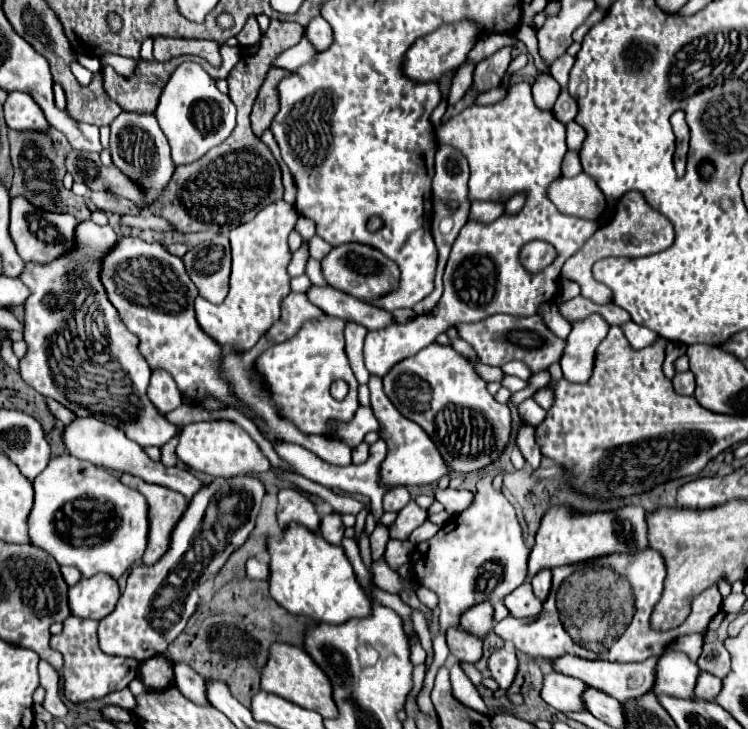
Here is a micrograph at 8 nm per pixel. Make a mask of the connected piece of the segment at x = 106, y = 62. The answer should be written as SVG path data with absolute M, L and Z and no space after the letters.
M102 54L100 56L100 64L102 64L102 68L104 66L112 66L122 76L130 76L132 68L136 68L136 60L124 58L124 56L118 56L118 54Z

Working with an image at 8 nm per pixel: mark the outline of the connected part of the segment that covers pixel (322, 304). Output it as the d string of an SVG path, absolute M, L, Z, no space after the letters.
M310 286L306 290L306 296L324 314L354 320L358 324L364 324L368 330L378 330L394 324L390 312L382 312L380 308L364 304L362 300L356 300L344 292L336 292L330 286Z

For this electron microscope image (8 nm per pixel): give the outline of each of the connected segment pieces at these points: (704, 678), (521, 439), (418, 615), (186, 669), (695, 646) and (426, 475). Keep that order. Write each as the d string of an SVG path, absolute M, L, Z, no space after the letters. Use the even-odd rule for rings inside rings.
M700 672L696 688L694 688L694 696L704 698L704 700L714 700L714 696L716 696L716 692L720 692L720 688L722 688L720 678L716 678L714 674L708 674L708 672Z
M522 424L520 432L518 432L518 438L516 438L516 444L518 444L522 456L526 458L528 466L538 468L540 460L542 460L542 454L540 454L540 448L536 444L536 428L528 426L528 424Z
M414 610L412 614L414 614L414 628L416 628L416 634L418 634L418 638L420 638L420 642L422 642L424 650L427 652L425 664L428 670L434 657L434 651L432 648L432 634L430 634L430 630L428 630L428 624L426 624L424 614L422 614L422 612L418 612L418 610Z
M172 662L174 668L174 684L190 696L190 700L196 700L198 704L208 704L206 694L204 694L204 678L198 676L188 664L184 662Z
M698 632L698 634L688 634L688 636L680 636L672 648L680 648L680 652L686 652L688 656L692 656L692 660L696 662L700 652L702 652L702 644L704 644L704 632Z
M372 376L368 382L370 388L370 398L372 398L372 410L374 416L380 420L380 438L386 438L388 444L388 456L384 460L384 466L380 468L380 478L382 484L392 488L392 486L428 486L436 484L448 470L442 454L438 452L436 444L430 440L430 436L412 420L404 418L392 402L384 396L382 390L382 380ZM414 426L414 428L412 428Z

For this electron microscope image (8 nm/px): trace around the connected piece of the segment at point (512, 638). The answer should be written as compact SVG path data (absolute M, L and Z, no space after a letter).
M566 565L551 570L552 588L550 596L548 596L546 602L544 602L544 608L542 608L540 616L536 616L536 618L514 618L514 616L506 616L502 622L496 624L494 632L496 632L502 640L512 642L518 650L522 650L522 652L526 652L528 656L534 656L534 658L548 658L548 660L554 660L554 658L564 656L564 654L574 654L574 656L580 656L580 658L596 660L596 654L594 654L594 652L586 648L580 648L576 642L572 642L572 638L564 632L564 626L560 624L558 610L556 610L556 592L560 584L562 584L568 576L572 575L574 572L578 572L580 566L584 565Z

